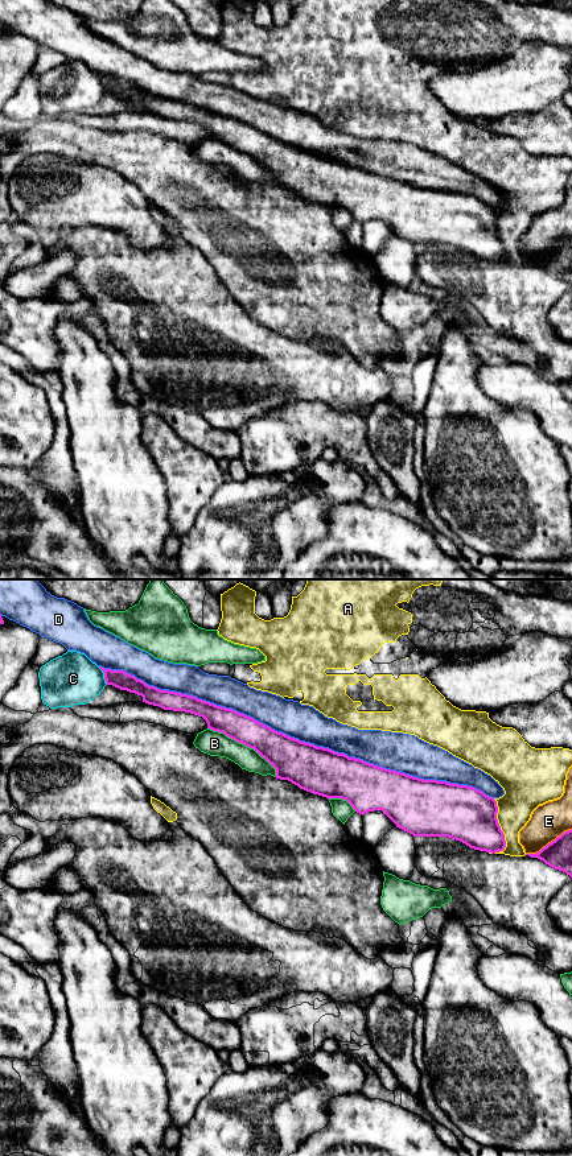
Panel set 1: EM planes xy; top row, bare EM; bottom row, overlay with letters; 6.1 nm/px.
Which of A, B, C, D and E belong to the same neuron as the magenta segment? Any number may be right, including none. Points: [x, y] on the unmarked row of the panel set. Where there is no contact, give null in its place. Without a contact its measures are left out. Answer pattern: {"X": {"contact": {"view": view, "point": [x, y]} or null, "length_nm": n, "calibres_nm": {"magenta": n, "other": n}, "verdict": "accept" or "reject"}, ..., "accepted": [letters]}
{"A": {"contact": {"view": "xy", "point": [500, 235]}, "length_nm": 340, "calibres_nm": {"magenta": 340, "other": 240}, "verdict": "reject"}, "B": {"contact": {"view": "xy", "point": [245, 153]}, "length_nm": 500, "calibres_nm": {"magenta": 200, "other": 150}, "verdict": "reject"}, "C": {"contact": {"view": "xy", "point": [105, 85]}, "length_nm": 130, "calibres_nm": {"magenta": 110, "other": 320}, "verdict": "reject"}, "D": {"contact": {"view": "xy", "point": [296, 148]}, "length_nm": 2550, "calibres_nm": {"magenta": 280, "other": 220}, "verdict": "accept"}, "E": {"contact": {"view": "xy", "point": [548, 252]}, "length_nm": 320, "calibres_nm": {"magenta": 170, "other": 220}, "verdict": "reject"}, "accepted": ["D"]}

